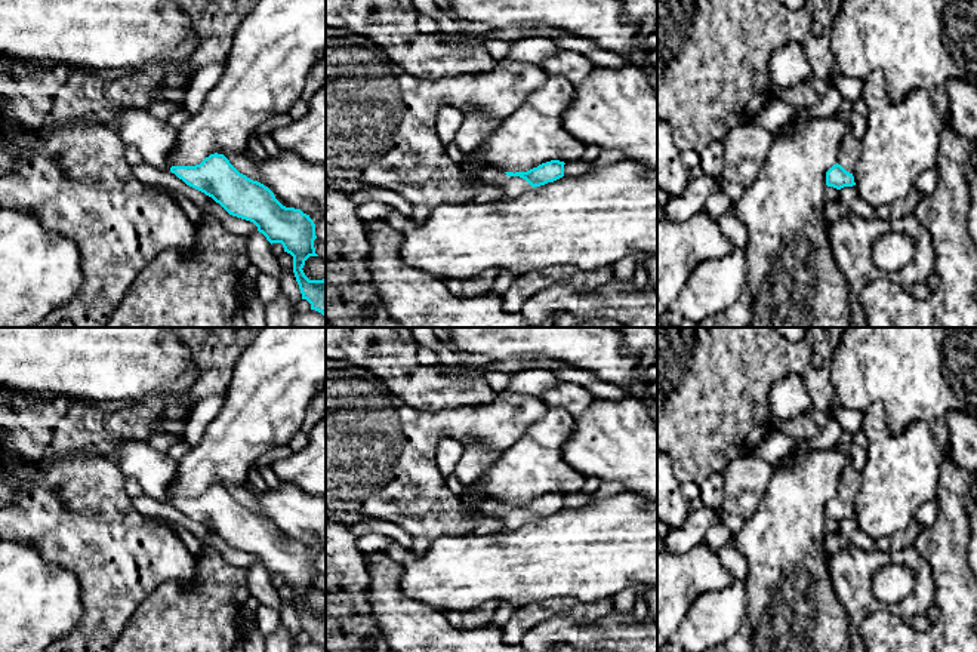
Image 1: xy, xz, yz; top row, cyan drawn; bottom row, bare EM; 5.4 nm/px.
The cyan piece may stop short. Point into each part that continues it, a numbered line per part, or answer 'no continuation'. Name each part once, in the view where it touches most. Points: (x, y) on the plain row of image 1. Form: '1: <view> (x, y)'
1: xz (512, 519)

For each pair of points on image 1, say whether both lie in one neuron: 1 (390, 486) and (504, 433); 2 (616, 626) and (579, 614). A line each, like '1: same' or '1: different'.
1: same
2: different

